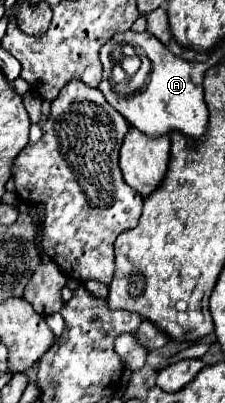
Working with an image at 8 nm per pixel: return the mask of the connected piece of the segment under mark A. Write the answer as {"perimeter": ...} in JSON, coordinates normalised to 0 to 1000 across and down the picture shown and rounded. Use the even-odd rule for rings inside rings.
{"perimeter":[[[587,74],[551,79],[551,84],[516,84],[498,99],[480,99],[444,124],[444,149],[462,164],[462,179],[453,179],[436,223],[462,233],[471,253],[569,298],[578,313],[613,318],[658,342],[711,342],[747,328],[800,328],[809,337],[836,337],[862,347],[889,347],[907,337],[916,313],[924,313],[924,273],[916,273],[907,238],[898,238],[898,194],[907,194],[907,179],[924,174],[924,159],[809,149],[809,144],[773,139],[729,109],[711,109],[711,99],[693,99],[676,84],[658,84],[658,79],[613,84]],[[516,109],[587,109],[604,124],[631,124],[631,134],[649,134],[676,154],[658,213],[640,213],[596,238],[524,238],[498,223],[489,179],[507,164],[498,124]]]}

